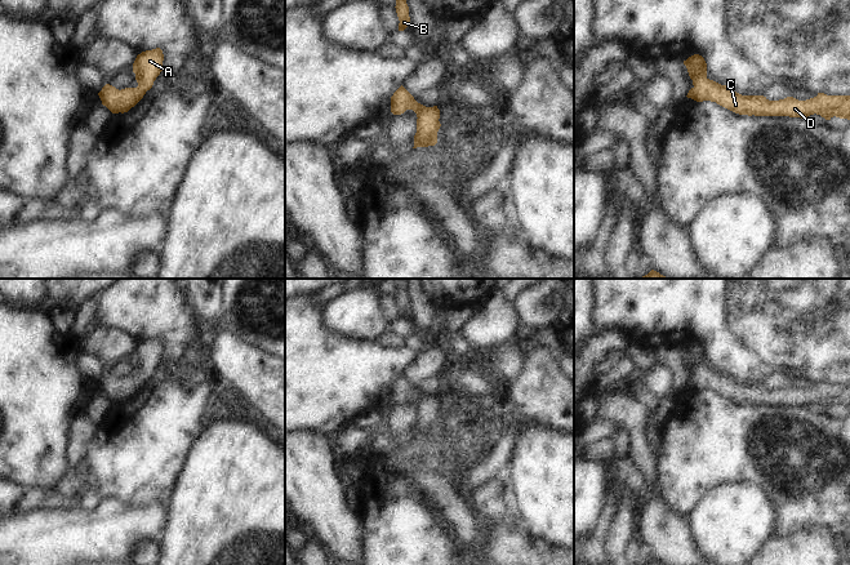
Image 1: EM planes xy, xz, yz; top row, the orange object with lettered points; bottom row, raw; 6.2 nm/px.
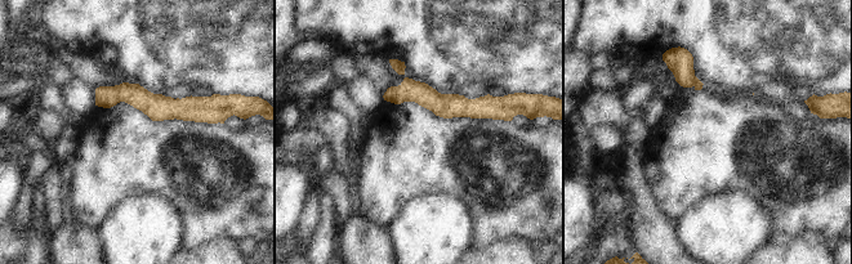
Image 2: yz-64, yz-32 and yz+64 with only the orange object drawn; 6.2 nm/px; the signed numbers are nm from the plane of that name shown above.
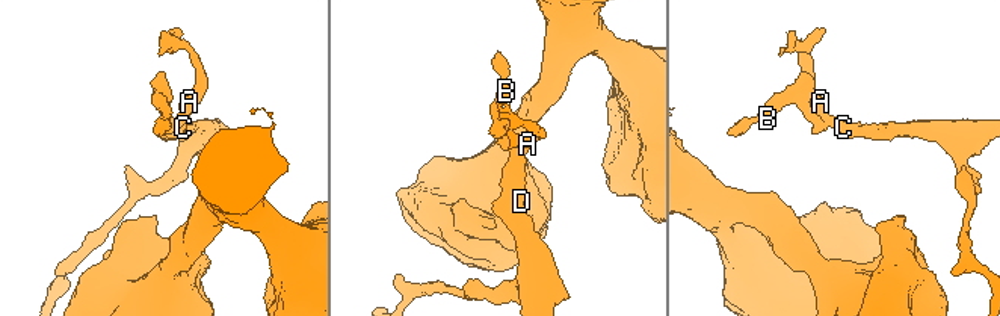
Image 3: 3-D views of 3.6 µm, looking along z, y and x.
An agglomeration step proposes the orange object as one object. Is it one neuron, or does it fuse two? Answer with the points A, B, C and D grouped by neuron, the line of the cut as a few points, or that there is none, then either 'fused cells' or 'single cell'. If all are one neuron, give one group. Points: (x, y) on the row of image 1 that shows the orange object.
groups A B C D; cut none; single cell

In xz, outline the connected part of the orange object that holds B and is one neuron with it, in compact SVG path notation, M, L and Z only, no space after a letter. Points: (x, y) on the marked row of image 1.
M396 0L395 8L396 8L399 21L400 21L399 31L404 31L410 23L409 6L406 4L406 0Z

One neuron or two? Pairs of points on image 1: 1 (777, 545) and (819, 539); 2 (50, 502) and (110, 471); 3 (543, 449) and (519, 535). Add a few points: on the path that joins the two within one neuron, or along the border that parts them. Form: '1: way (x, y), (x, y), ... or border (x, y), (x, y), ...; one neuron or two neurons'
1: way (787, 545), (809, 545); one neuron
2: way (67, 502), (88, 499), (101, 488); one neuron
3: border (521, 523), (533, 535); two neurons

